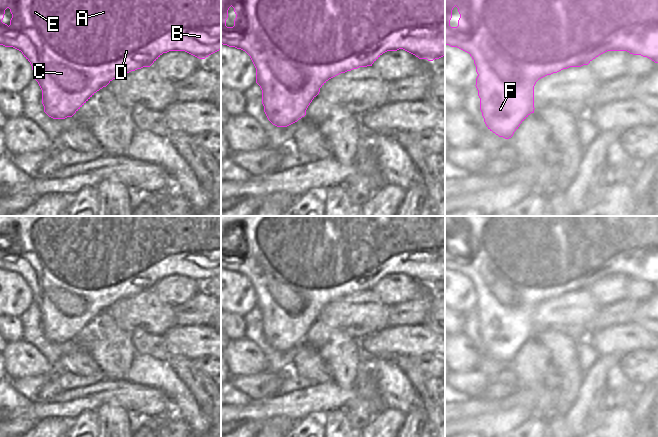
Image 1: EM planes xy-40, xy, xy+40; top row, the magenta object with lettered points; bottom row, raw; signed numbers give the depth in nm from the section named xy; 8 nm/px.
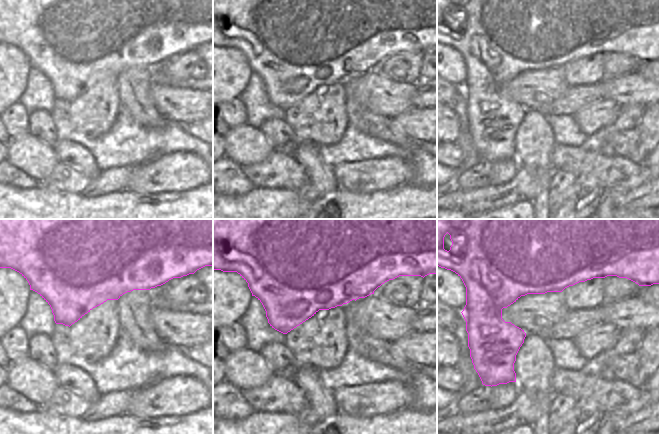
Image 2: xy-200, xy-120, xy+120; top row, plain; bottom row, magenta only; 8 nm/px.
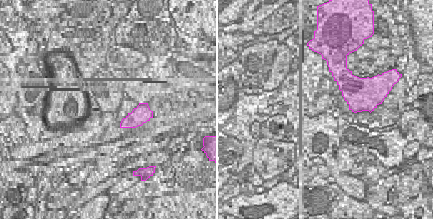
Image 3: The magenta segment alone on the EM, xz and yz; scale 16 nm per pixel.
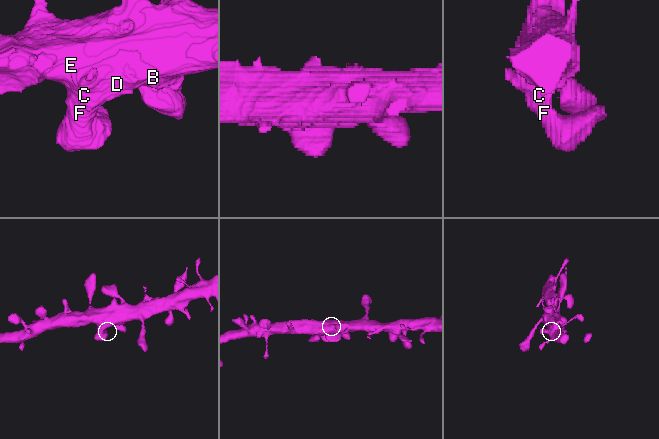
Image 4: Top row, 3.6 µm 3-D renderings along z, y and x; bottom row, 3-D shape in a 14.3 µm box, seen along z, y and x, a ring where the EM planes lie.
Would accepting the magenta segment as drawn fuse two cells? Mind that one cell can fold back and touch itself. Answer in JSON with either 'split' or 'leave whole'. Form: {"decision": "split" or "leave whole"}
{"decision": "leave whole"}

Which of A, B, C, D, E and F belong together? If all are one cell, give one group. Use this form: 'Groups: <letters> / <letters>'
Groups: A B C D E F.

